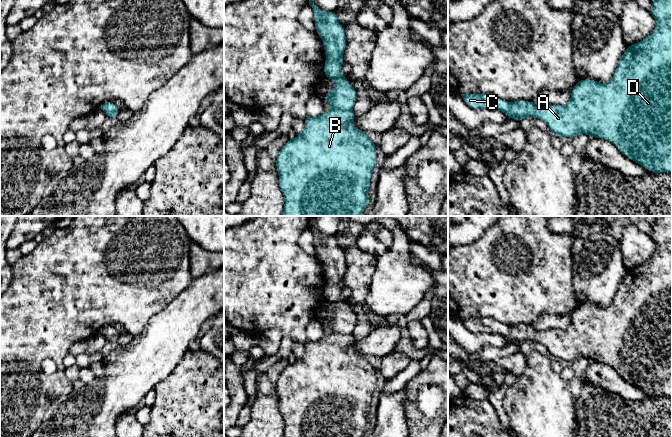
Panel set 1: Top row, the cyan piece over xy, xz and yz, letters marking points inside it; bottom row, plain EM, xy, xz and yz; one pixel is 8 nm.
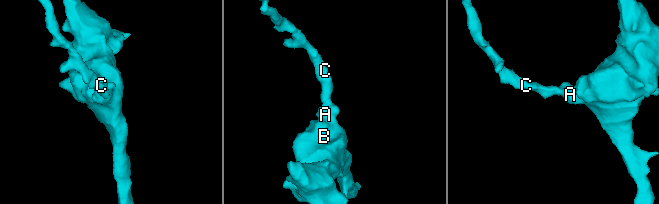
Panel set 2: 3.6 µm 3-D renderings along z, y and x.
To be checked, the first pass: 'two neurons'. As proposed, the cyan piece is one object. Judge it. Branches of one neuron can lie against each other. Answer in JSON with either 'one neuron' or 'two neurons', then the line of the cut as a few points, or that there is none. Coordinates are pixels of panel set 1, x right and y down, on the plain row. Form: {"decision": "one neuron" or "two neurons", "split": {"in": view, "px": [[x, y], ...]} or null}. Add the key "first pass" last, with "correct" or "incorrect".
{"decision": "one neuron", "split": null, "first pass": "incorrect"}

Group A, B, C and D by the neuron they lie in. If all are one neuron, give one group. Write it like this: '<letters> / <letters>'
A B C D

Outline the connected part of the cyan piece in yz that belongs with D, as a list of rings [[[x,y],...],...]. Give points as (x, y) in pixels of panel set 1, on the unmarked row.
[[[663,216],[656,220],[649,236],[656,245],[654,254],[642,265],[627,270],[611,305],[605,308],[592,303],[578,305],[571,315],[567,329],[550,328],[537,331],[531,325],[508,326],[487,316],[461,320],[473,333],[499,334],[511,344],[539,342],[546,347],[552,359],[572,362],[587,358],[610,365],[625,381],[651,394],[653,398],[672,396],[672,216]]]

